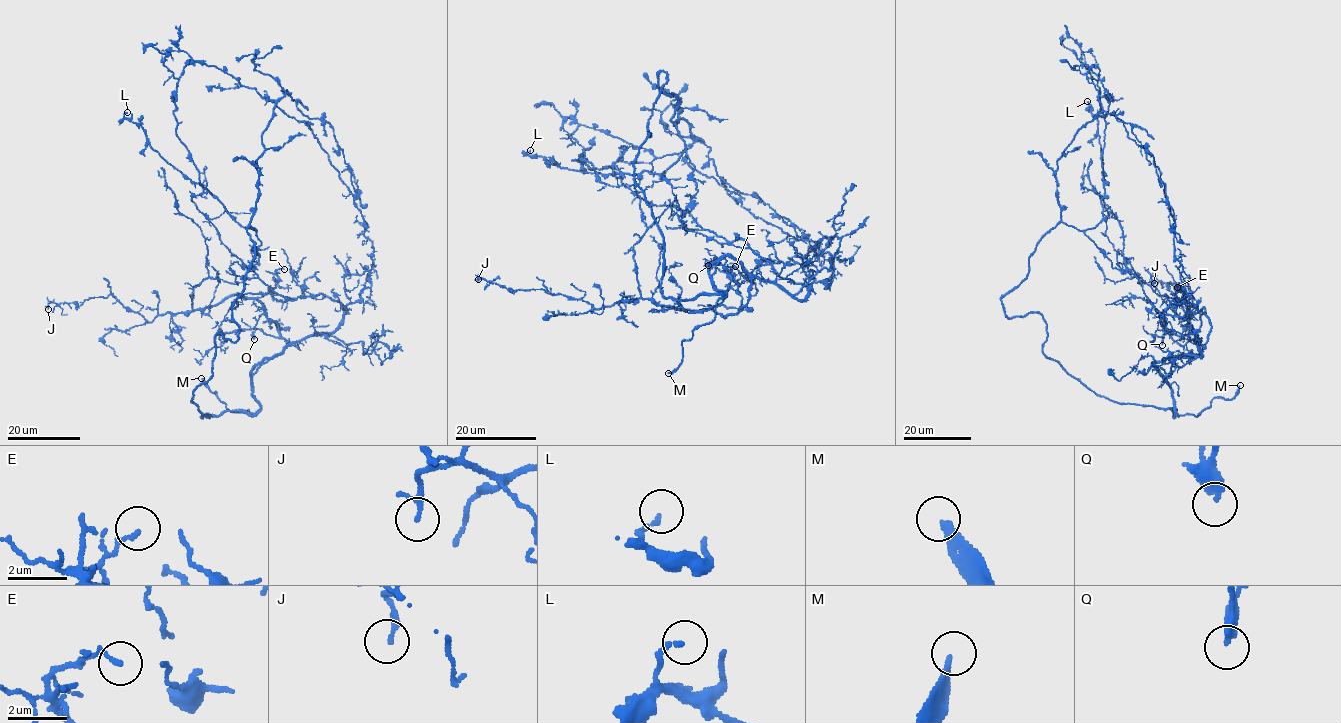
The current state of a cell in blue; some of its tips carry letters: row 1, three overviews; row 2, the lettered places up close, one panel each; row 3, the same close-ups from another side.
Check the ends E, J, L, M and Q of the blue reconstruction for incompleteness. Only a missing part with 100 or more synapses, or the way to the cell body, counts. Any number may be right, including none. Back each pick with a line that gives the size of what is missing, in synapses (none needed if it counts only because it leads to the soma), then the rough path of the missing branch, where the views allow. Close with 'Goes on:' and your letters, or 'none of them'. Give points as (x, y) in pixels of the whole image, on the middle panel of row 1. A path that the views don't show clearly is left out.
M: (668, 373), (614, 387), (601, 406), (587, 415), (583, 426)
Goes on: M

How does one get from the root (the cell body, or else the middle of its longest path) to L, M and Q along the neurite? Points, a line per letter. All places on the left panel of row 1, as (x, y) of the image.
L: (359, 299), (342, 305), (321, 294), (276, 293), (249, 268), (259, 265), (256, 231), (170, 165), (127, 112)
M: (359, 299), (346, 306), (334, 331), (292, 341), (257, 369), (255, 413), (230, 411), (201, 378)
Q: (359, 299), (346, 306), (342, 324), (332, 332), (290, 344), (281, 336), (278, 322), (261, 314), (254, 339)

